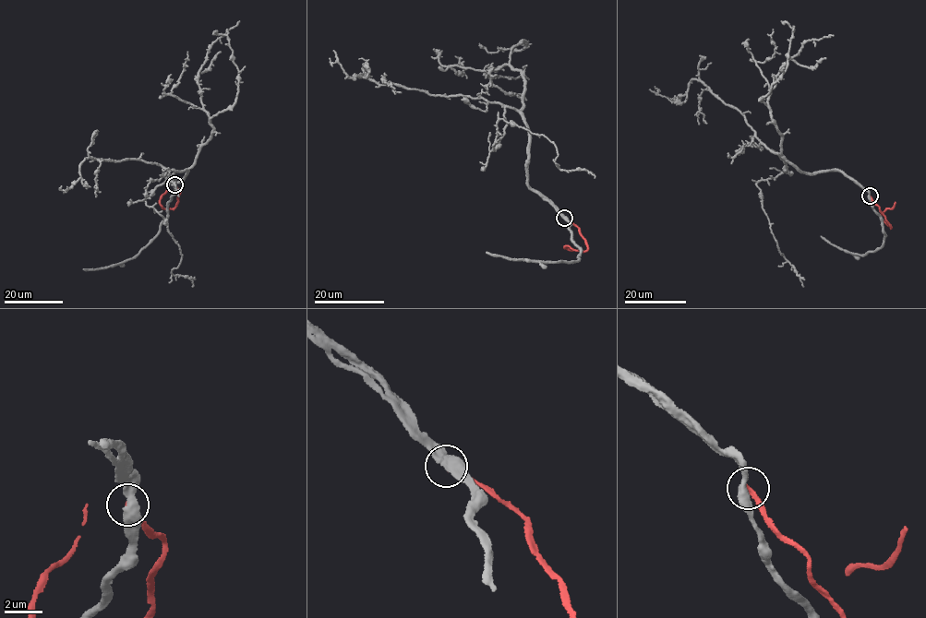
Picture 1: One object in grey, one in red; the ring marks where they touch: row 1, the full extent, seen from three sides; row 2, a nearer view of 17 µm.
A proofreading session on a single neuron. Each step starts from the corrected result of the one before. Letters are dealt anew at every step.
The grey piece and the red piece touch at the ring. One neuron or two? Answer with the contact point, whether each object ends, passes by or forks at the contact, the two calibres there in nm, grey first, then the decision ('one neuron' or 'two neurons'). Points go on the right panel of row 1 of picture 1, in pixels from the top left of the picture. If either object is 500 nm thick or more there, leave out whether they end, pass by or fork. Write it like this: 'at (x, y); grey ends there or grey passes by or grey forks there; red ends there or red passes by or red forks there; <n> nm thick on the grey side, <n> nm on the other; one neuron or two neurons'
at (870, 196); 500 nm thick on the grey side, 260 nm on the other; one neuron

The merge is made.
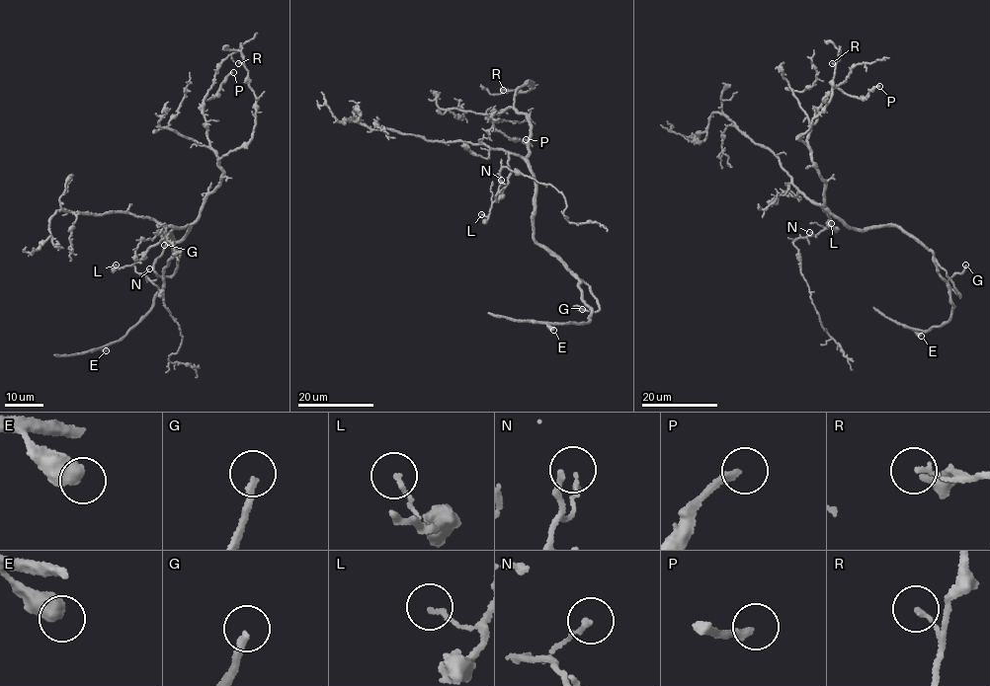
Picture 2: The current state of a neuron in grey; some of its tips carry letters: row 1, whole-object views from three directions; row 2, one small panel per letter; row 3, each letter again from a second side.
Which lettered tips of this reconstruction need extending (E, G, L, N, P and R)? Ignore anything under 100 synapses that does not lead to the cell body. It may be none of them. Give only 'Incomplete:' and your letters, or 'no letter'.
Incomplete: G

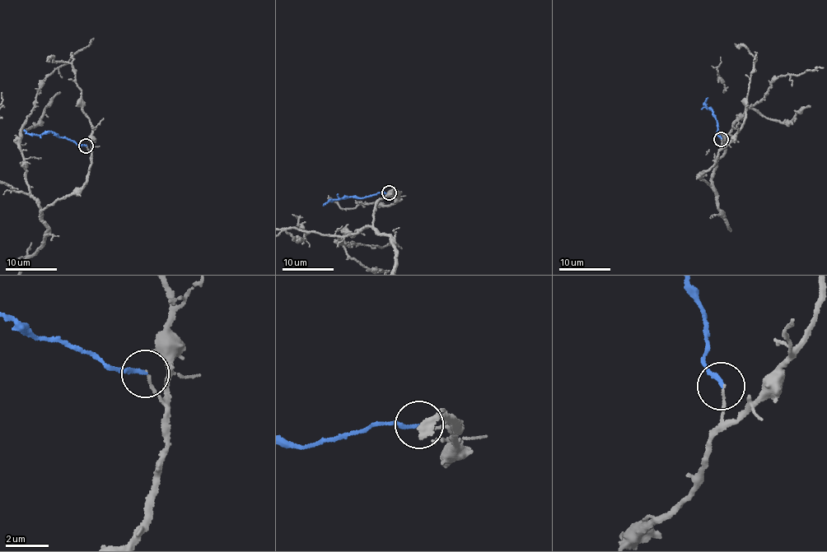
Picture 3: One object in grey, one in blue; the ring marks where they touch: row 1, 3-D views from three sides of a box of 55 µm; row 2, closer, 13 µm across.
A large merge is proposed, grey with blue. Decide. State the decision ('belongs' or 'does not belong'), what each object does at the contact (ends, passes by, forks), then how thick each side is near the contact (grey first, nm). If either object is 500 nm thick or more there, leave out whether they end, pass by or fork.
belongs; grey ends there; blue ends there; 110 nm thick on the grey side, 190 nm on the other

